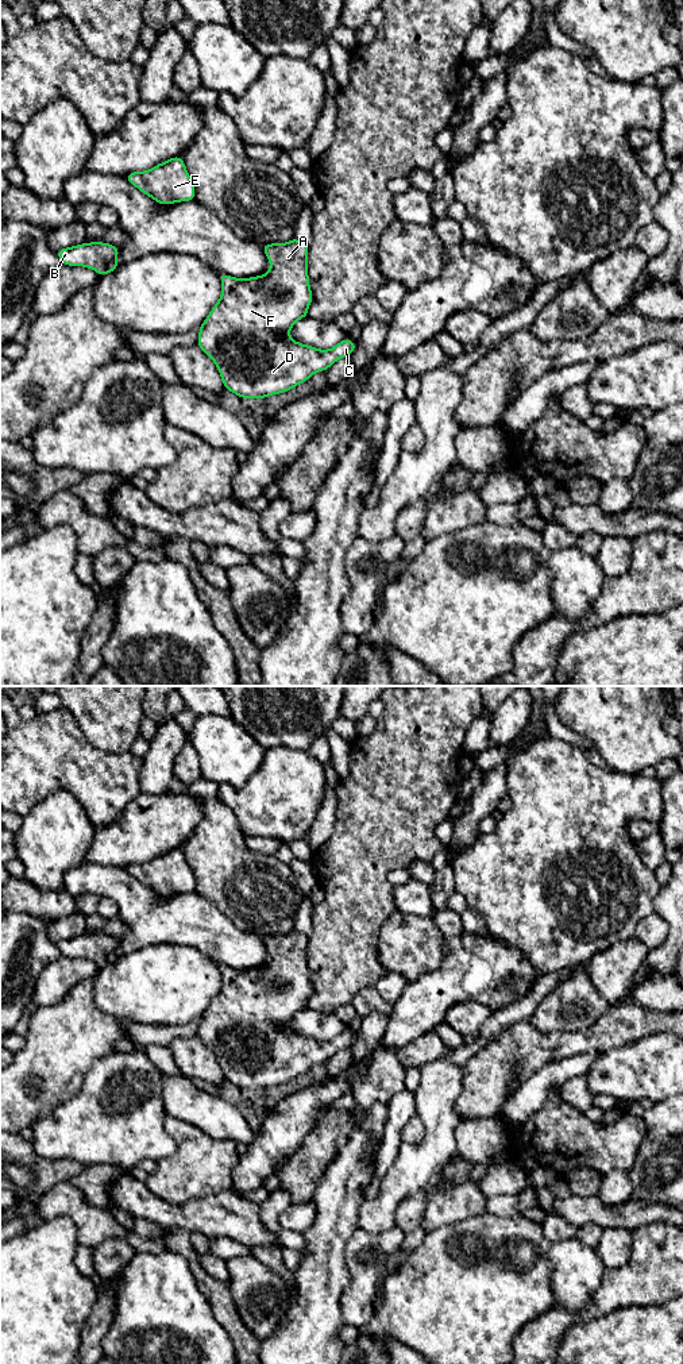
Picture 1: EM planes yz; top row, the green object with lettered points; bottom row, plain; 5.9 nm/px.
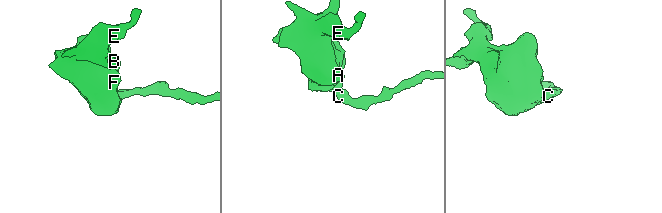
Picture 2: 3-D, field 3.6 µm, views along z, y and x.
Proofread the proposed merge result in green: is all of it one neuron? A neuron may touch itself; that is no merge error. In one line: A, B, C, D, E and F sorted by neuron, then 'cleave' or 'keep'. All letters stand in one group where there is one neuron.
A B C D E F | keep

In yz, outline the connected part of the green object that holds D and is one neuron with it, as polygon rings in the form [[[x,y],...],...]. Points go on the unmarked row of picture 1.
[[[293,929],[288,935],[261,936],[271,960],[258,968],[234,970],[220,964],[221,989],[198,1018],[197,1037],[216,1055],[224,1080],[242,1090],[266,1090],[328,1061],[337,1051],[352,1047],[358,1036],[346,1029],[331,1041],[319,1041],[289,1029],[293,1016],[308,1009],[313,987],[308,968],[309,936]]]

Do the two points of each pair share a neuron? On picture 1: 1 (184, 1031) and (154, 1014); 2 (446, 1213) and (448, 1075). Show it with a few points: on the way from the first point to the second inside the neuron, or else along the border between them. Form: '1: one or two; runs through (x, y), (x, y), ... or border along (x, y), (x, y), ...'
1: two; border along (197, 1017), (180, 1025), (145, 1025)
2: two; border along (452, 1156), (442, 1171)

